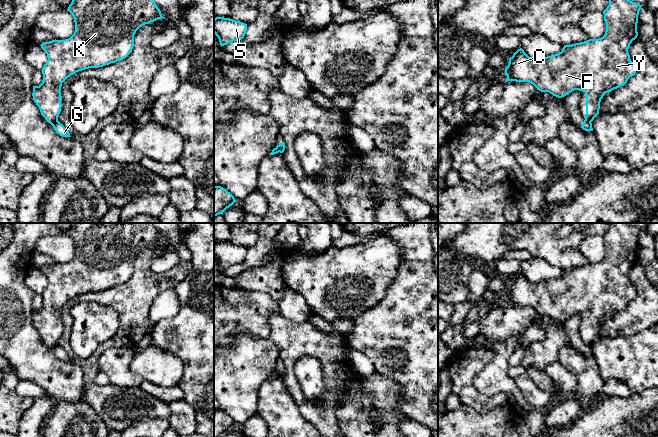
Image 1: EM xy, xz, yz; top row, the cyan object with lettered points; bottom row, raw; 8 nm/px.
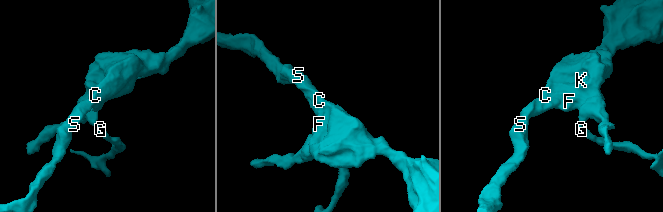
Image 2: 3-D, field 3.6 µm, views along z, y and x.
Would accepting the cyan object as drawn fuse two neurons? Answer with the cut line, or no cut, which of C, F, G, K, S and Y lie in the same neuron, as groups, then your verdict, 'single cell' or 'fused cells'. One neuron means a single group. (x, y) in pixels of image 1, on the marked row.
xy (57, 120), (51, 124) | C F K S Y / G | fused cells

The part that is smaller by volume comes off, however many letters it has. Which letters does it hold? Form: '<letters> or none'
G

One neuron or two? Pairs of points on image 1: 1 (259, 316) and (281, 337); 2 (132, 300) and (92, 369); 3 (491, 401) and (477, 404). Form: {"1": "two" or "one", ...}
{"1": "two", "2": "one", "3": "one"}

